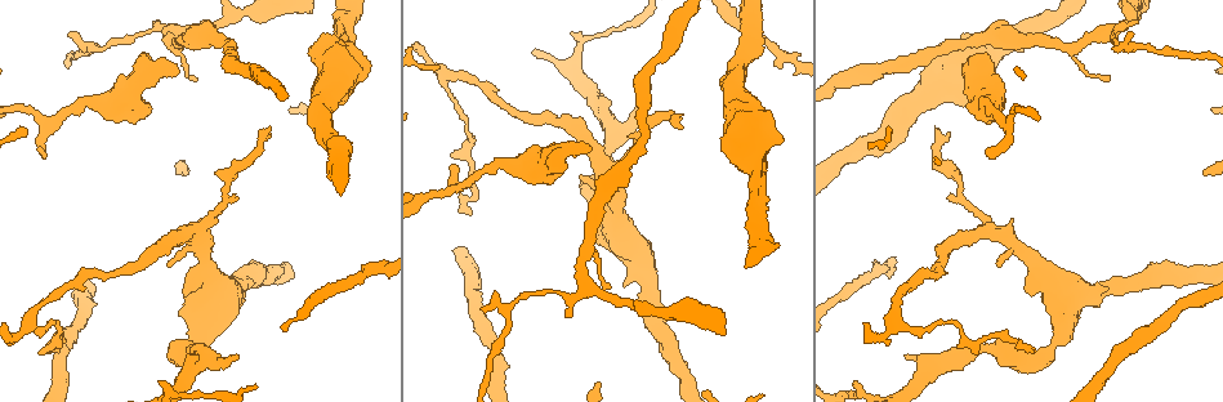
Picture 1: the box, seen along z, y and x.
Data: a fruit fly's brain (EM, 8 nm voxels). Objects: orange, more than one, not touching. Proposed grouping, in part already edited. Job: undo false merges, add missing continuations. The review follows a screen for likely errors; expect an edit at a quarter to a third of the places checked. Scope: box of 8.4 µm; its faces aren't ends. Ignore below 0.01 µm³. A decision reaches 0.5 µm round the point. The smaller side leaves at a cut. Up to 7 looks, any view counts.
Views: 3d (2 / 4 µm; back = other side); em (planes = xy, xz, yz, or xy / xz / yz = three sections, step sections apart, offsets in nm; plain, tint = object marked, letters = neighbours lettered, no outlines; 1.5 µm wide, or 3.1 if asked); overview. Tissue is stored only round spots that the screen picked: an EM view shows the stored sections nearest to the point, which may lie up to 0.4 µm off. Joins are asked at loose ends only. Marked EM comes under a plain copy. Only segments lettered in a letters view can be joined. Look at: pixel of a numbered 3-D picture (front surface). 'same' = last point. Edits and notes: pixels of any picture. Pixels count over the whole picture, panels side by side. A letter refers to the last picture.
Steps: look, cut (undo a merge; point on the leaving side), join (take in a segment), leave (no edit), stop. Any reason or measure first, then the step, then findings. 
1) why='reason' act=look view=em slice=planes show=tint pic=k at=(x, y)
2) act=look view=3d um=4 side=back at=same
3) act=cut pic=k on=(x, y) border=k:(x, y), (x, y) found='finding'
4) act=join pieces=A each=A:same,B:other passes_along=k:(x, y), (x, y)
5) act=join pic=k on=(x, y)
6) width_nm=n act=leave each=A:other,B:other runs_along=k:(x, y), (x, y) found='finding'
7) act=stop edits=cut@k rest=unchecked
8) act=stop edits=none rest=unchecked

why='stops while still wide' act=look view=3d um=4 side=back pic=1 at=(766, 161)

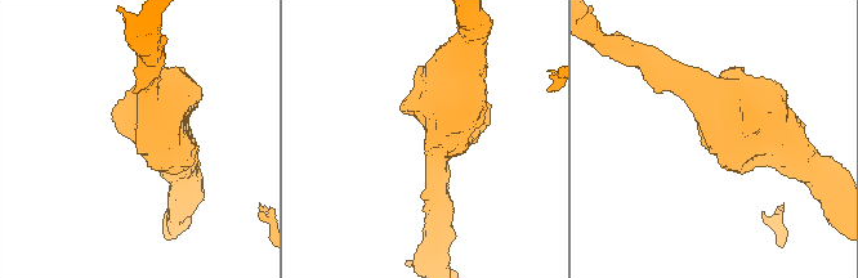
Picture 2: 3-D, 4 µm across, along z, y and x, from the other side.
why='shape alone is not enough' act=look view=em slice=planes show=letters pic=2 at=(713, 151)

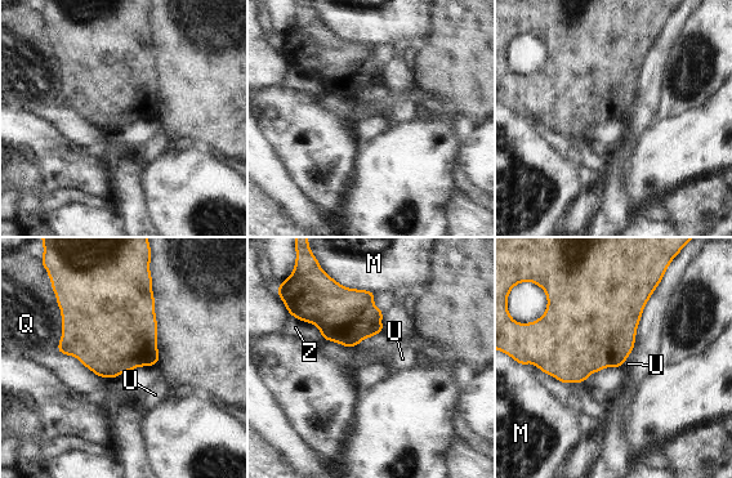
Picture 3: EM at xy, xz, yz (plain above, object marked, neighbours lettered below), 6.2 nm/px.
act=leave each=M:other,Q:other,U:other,Z:other border=3:(630, 353), (623, 366) found='no lettered segment goes on from it'

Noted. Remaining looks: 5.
why='branch stops here' act=look view=3d um=2 pic=1 at=(1129, 37)

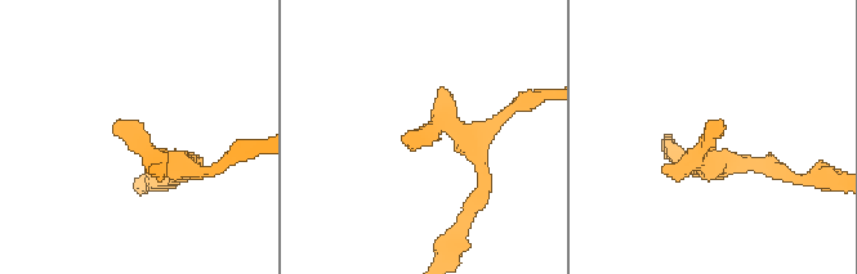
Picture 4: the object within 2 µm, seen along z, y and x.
why='now the EM' act=look view=em slice=xy step=8 show=letters pic=4 at=(405, 145)

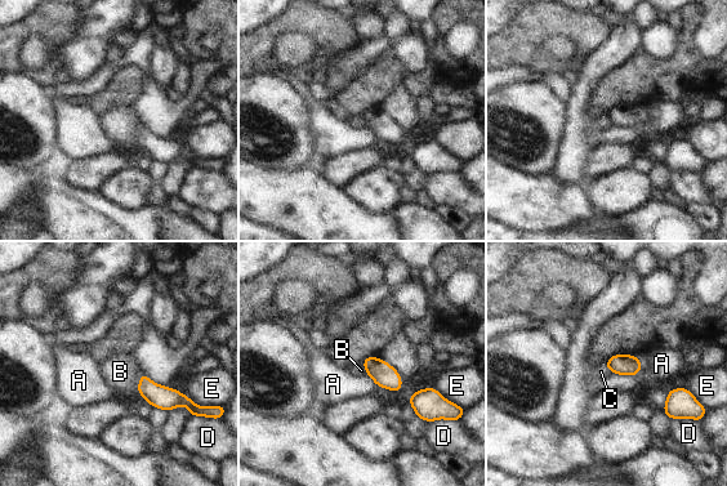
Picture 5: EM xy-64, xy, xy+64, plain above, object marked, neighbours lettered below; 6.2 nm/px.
why='another direction' act=look view=em slice=planes show=letters at=same

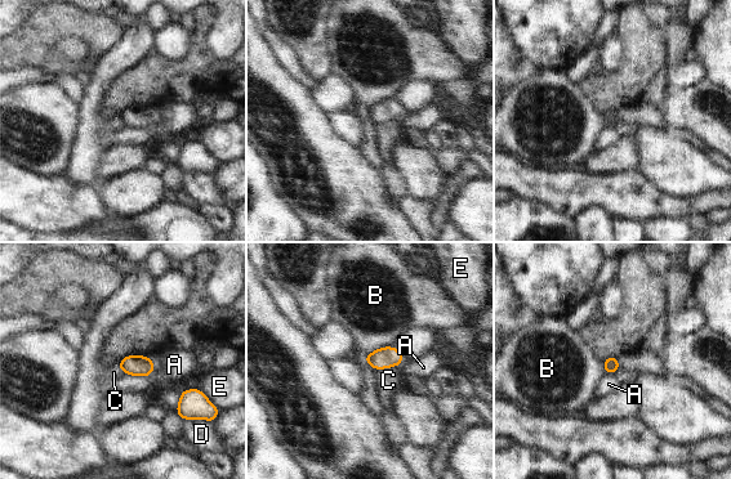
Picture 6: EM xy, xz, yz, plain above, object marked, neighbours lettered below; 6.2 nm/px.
width_nm=100 act=leave each=A:other,B:other,C:other,D:other,E:other border=6:(397, 366), (373, 370) found='no lettered segment goes on from it'

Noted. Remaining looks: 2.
why='an open end' act=look view=em slice=planes show=letters pic=1 at=(44, 158)

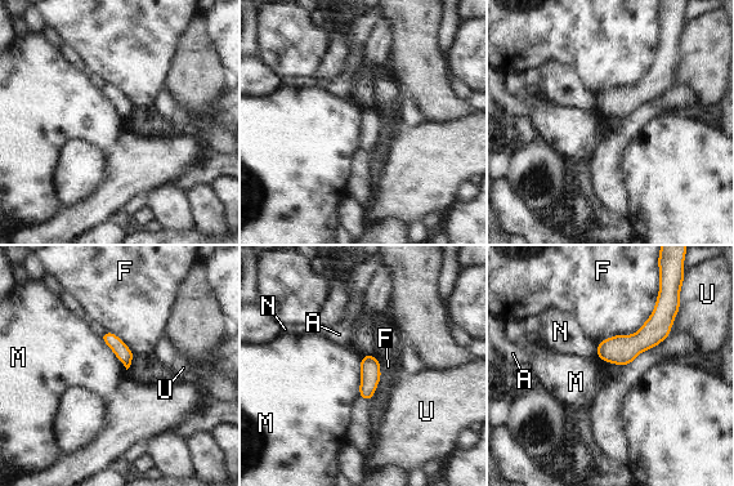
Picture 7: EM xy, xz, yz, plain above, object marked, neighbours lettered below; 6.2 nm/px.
width_nm=100 act=leave each=A:other,F:other,M:other,N:other,U:other border=7:(362, 356), (359, 393), (357, 396) found='none of them fits'

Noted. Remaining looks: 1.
act=stop edits=none rest=unchecked

